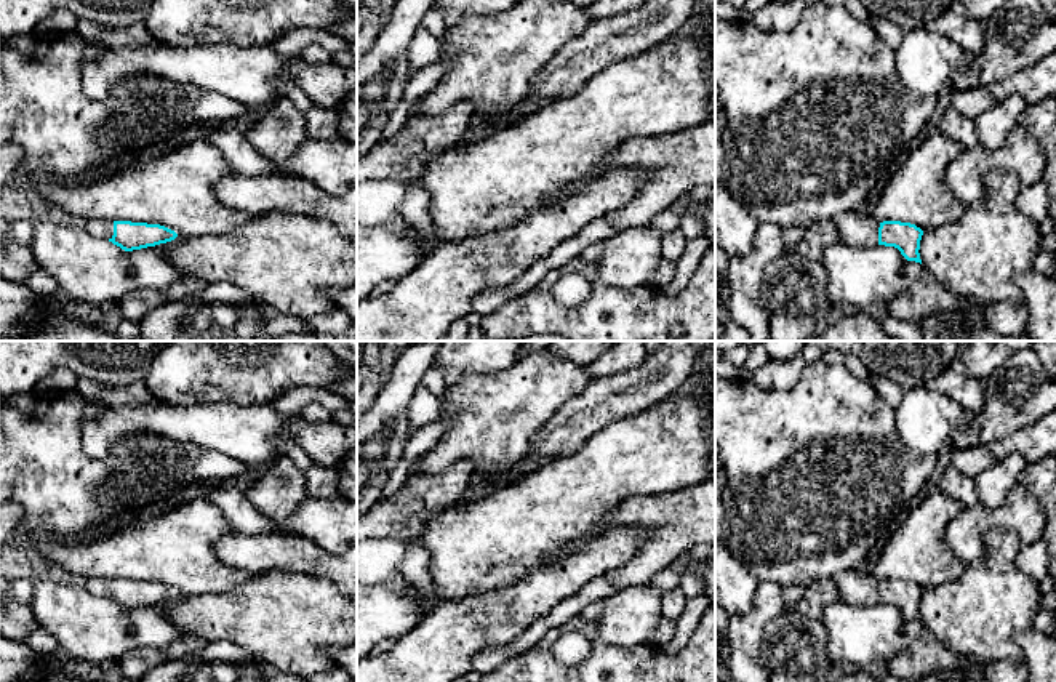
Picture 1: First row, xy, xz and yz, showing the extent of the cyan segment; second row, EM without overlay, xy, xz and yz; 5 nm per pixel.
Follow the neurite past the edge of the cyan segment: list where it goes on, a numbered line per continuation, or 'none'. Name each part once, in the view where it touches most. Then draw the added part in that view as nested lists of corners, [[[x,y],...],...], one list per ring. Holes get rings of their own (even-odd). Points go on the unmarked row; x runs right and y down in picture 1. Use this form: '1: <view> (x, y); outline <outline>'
1: yz (860, 586); outline [[[866,567],[838,572],[832,580],[838,588],[840,600],[859,607],[878,604],[880,580],[877,580]]]

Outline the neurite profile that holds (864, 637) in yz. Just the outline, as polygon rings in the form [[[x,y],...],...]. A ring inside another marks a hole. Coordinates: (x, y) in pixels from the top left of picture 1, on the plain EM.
[[[837,600],[824,608],[821,621],[827,656],[853,669],[878,669],[910,650],[925,632],[920,621],[907,620],[898,607],[885,604],[859,607]]]

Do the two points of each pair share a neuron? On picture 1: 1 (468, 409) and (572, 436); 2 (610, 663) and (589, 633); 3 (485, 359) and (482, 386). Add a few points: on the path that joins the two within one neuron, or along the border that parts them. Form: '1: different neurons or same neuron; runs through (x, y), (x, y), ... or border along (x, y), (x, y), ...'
1: different neurons; border along (567, 402), (535, 434), (528, 453)
2: same neuron; runs through (602, 655), (596, 641)
3: different neurons; border along (517, 357), (506, 369), (468, 373), (447, 385)

